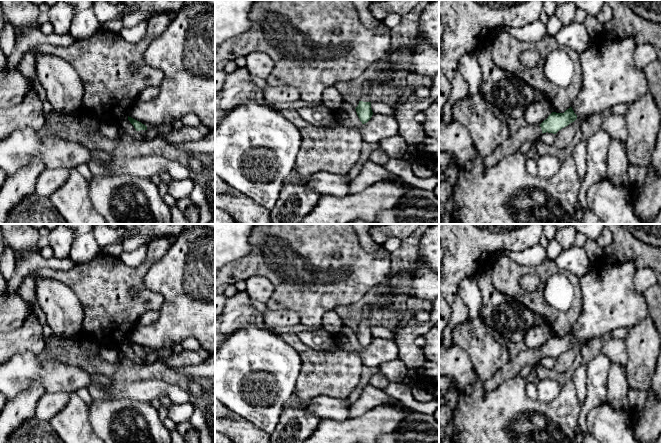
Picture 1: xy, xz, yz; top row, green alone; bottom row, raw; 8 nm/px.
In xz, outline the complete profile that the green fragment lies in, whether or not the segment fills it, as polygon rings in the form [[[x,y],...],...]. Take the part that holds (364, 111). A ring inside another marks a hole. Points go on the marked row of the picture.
[[[365,82],[363,85],[362,94],[359,97],[359,104],[355,108],[357,115],[362,122],[362,124],[367,123],[372,115],[372,109],[371,109],[371,92],[372,92],[372,86],[369,82]]]

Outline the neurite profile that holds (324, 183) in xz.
[[[317,172],[305,180],[304,185],[306,188],[317,192],[320,196],[344,197],[349,194],[351,181],[348,176],[334,175],[329,172]]]

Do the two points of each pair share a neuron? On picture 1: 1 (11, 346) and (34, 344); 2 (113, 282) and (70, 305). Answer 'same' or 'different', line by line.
1: same
2: different

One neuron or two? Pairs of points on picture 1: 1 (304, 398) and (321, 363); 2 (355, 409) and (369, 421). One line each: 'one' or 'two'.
1: one
2: two

